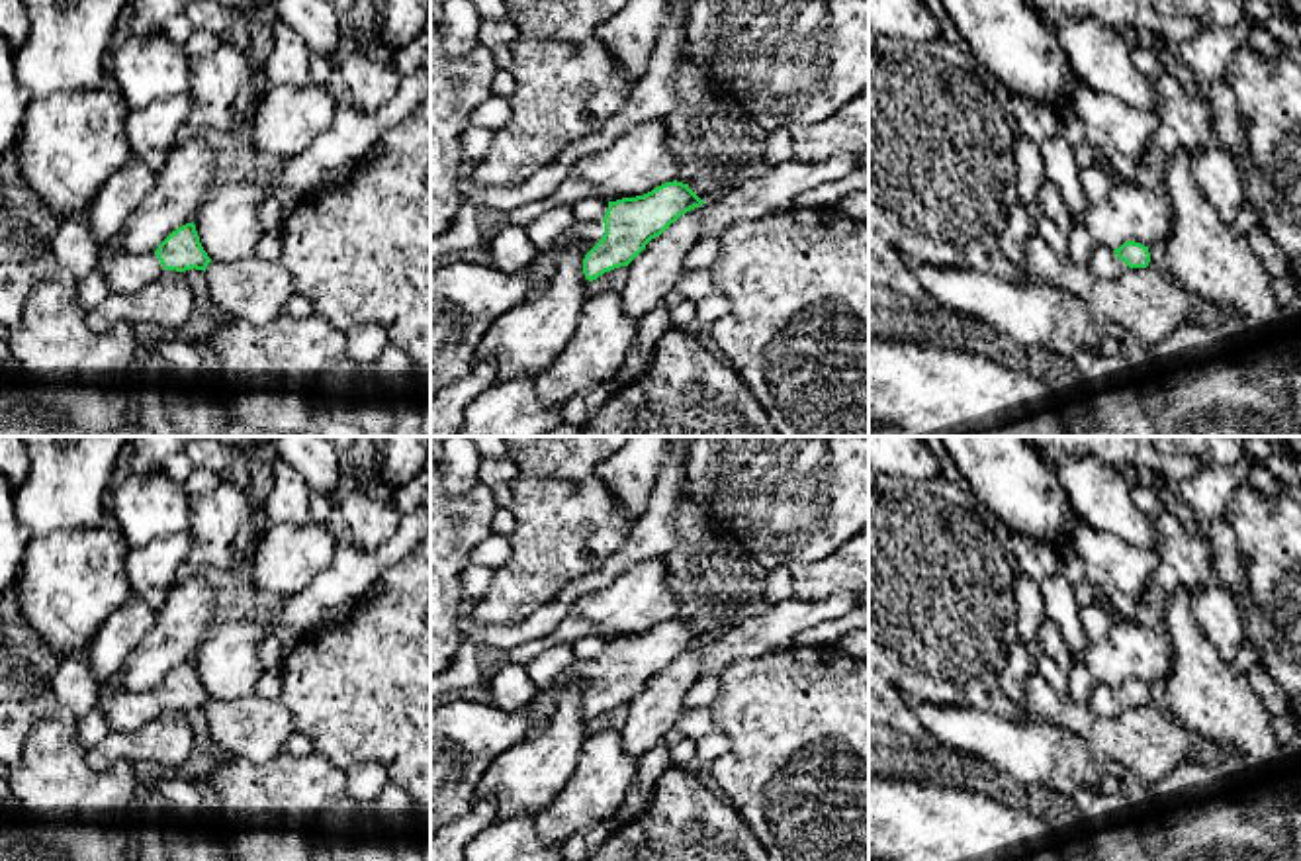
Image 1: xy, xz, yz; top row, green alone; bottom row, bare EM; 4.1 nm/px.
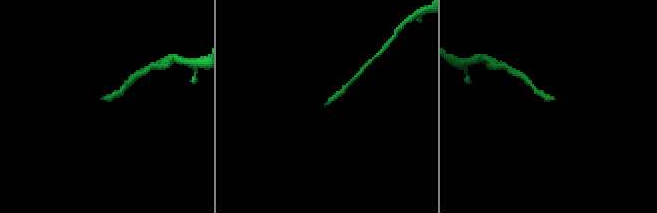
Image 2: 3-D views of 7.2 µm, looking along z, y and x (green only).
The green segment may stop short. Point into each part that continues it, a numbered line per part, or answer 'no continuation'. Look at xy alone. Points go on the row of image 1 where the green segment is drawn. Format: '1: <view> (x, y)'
1: xy (126, 272)

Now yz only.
1: yz (1104, 263)

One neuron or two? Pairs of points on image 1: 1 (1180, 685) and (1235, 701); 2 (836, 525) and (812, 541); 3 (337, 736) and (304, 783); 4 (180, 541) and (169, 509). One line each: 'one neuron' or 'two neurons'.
1: one neuron
2: one neuron
3: two neurons
4: two neurons

